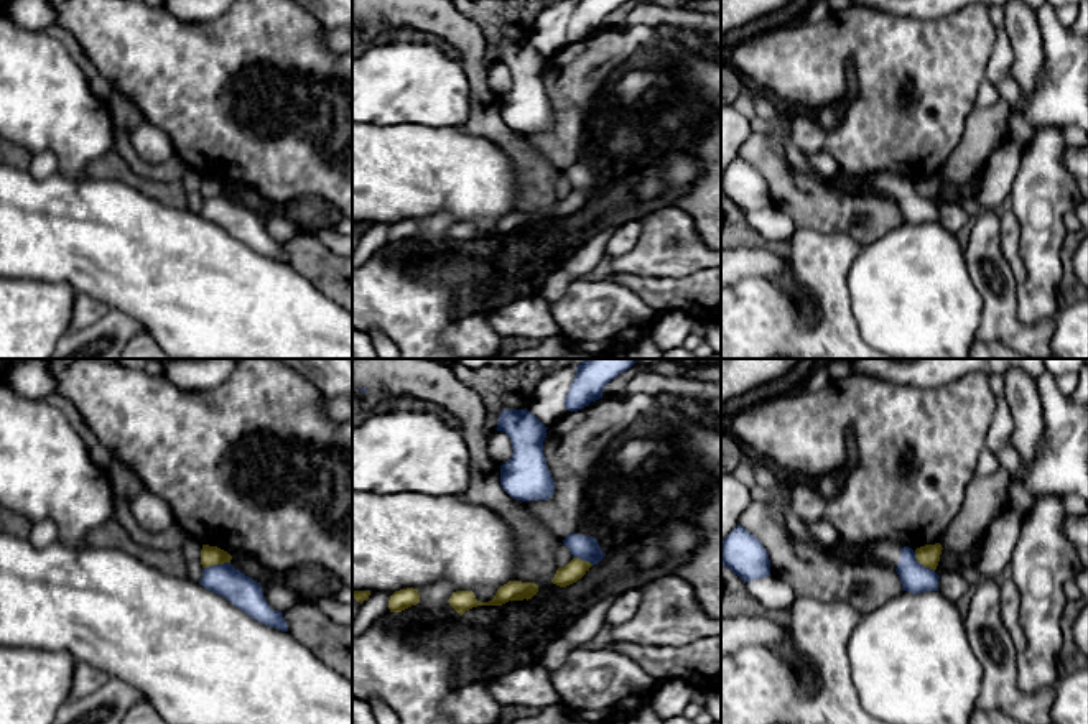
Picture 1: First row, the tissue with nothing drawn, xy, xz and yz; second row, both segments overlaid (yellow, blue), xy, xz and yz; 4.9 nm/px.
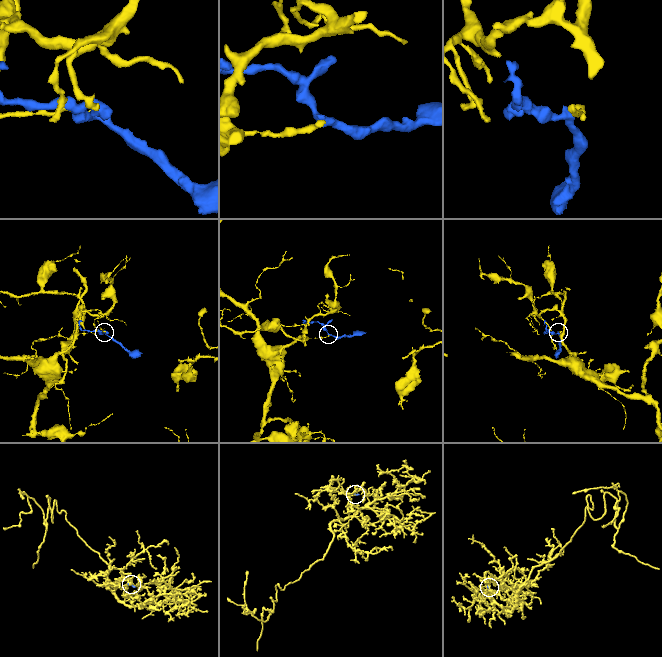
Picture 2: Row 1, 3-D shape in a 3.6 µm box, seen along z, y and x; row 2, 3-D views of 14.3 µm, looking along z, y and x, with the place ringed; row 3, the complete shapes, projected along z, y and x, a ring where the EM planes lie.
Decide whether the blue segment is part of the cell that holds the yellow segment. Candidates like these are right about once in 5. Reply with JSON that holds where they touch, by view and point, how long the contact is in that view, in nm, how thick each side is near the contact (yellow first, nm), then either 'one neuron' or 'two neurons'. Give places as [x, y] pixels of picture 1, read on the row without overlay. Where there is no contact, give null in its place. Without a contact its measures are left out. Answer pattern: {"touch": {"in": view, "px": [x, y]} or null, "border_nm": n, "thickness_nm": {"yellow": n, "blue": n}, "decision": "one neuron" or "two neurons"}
{"touch": {"in": "yz", "px": [922, 194]}, "border_nm": 140, "thickness_nm": {"yellow": 110, "blue": 150}, "decision": "two neurons"}

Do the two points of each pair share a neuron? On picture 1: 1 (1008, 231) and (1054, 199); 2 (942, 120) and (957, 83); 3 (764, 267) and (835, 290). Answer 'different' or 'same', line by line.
1: different
2: same
3: different

